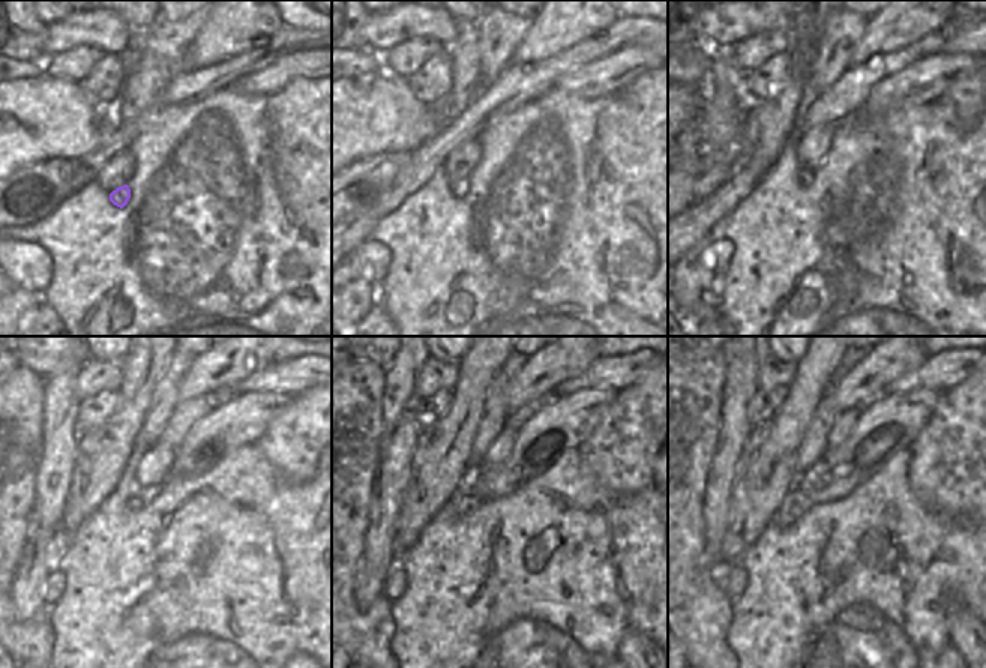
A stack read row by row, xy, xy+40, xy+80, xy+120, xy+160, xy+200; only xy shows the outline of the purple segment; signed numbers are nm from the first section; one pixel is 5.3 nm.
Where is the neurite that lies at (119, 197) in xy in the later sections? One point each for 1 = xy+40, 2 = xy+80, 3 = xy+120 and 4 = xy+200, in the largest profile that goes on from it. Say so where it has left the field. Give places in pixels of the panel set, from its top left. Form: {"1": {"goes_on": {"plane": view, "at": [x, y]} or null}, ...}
{"1": {"goes_on": {"plane": "xy+40", "at": [459, 189]}}, "2": {"goes_on": {"plane": "xy+80", "at": [805, 174]}}, "3": {"goes_on": {"plane": "xy+120", "at": [134, 503]}}, "4": {"goes_on": {"plane": "xy+200", "at": [796, 503]}}}

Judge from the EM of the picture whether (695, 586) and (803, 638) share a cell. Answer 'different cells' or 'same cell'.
different cells

